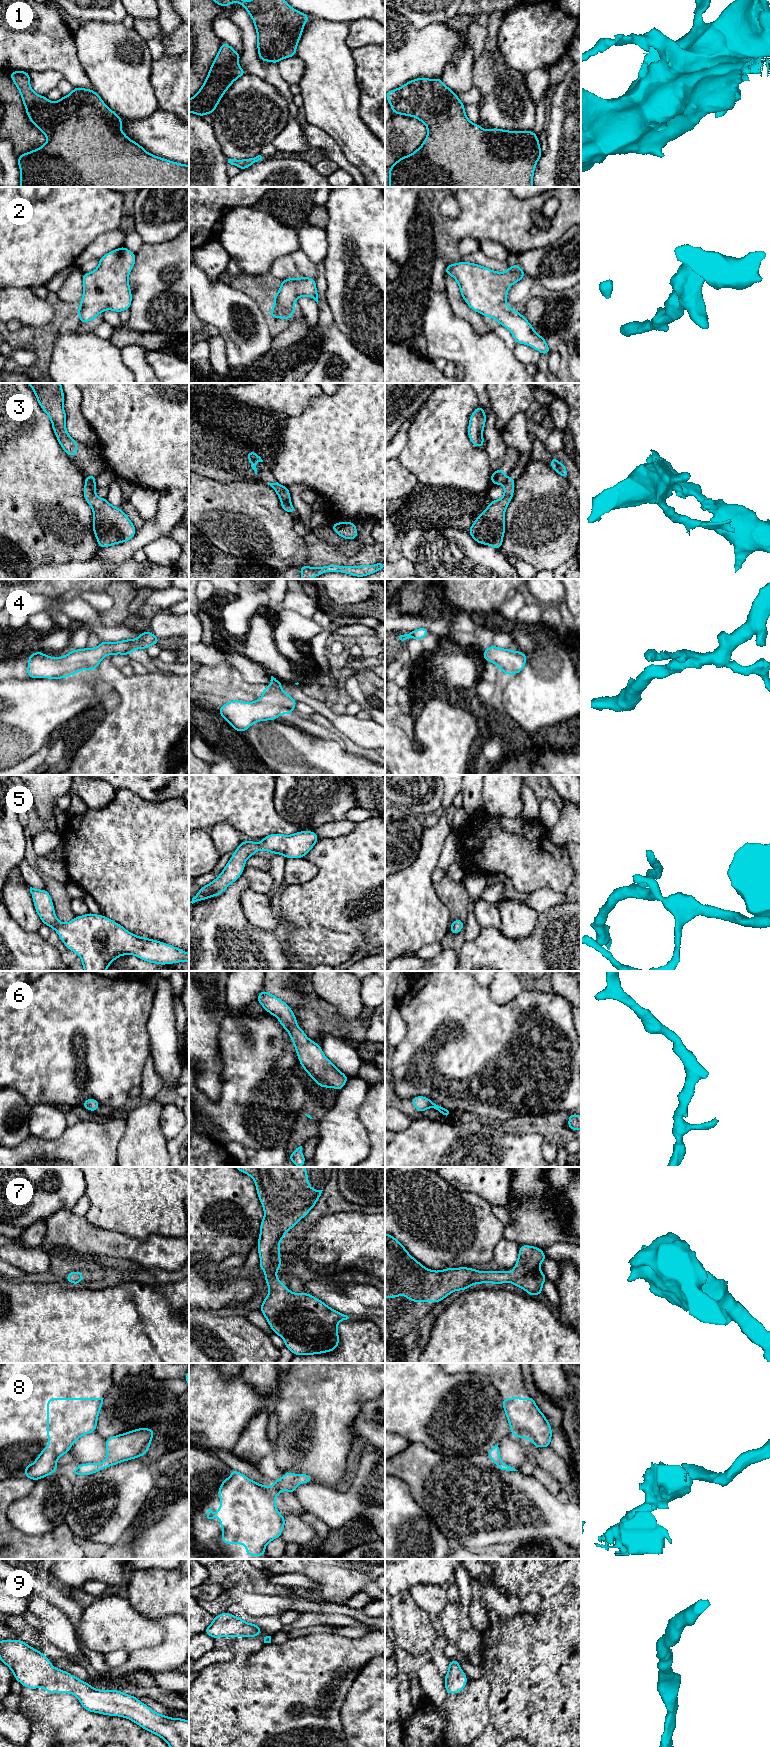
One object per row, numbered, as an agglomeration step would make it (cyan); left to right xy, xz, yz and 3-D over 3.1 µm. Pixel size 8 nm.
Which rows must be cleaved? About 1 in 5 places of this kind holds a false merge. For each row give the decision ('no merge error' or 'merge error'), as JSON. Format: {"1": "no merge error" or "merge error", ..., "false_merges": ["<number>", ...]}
{"1": "no merge error", "2": "no merge error", "3": "merge error", "4": "no merge error", "5": "no merge error", "6": "no merge error", "7": "no merge error", "8": "no merge error", "9": "no merge error", "false_merges": ["3"]}

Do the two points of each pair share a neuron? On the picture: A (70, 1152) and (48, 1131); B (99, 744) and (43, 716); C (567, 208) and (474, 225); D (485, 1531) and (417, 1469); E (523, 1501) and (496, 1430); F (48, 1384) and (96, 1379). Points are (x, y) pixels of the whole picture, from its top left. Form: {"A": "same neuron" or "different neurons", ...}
{"A": "different neurons", "B": "different neurons", "C": "same neuron", "D": "same neuron", "E": "different neurons", "F": "same neuron"}

